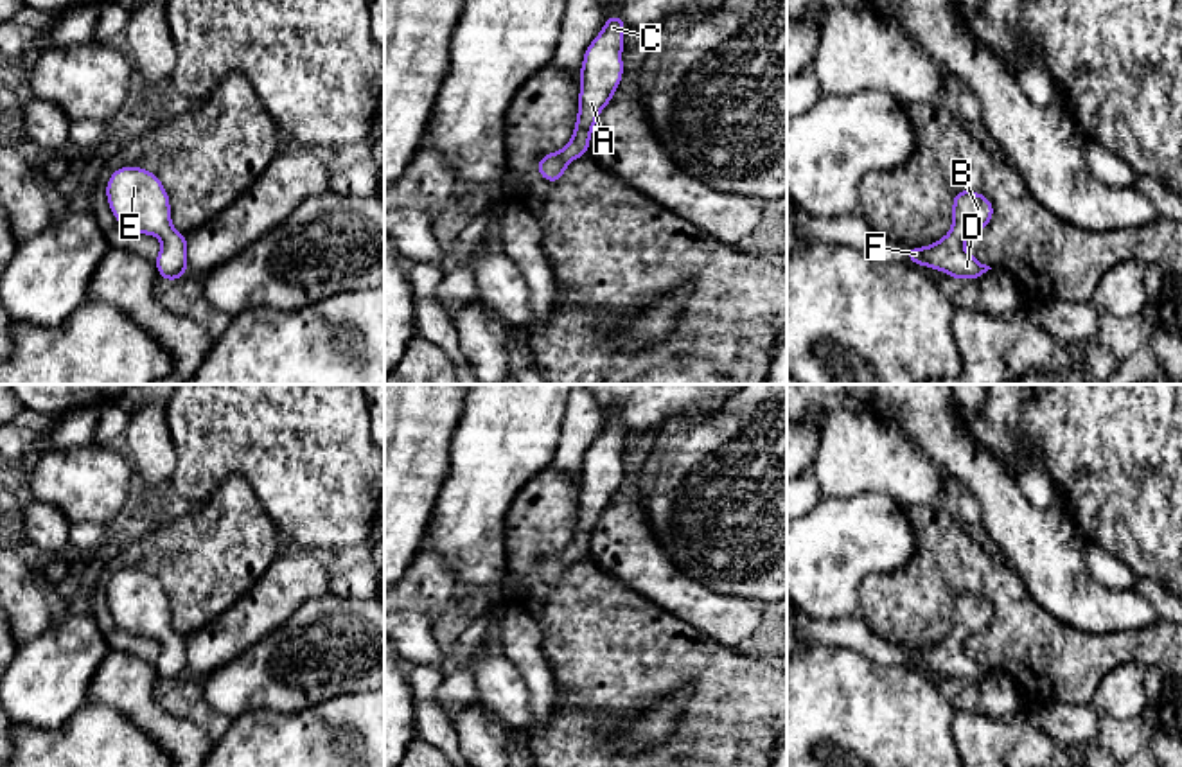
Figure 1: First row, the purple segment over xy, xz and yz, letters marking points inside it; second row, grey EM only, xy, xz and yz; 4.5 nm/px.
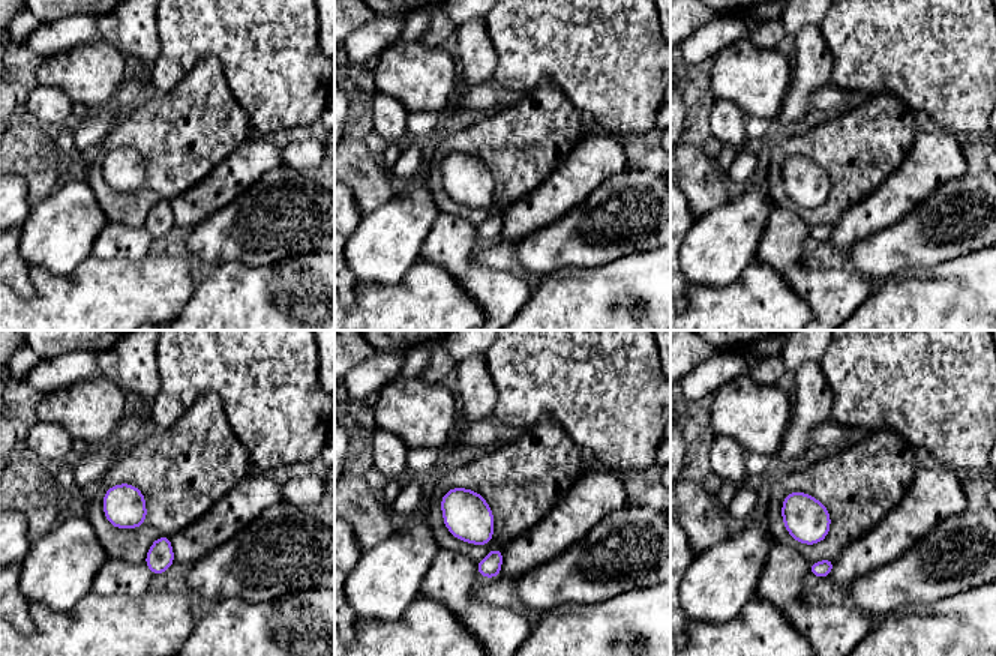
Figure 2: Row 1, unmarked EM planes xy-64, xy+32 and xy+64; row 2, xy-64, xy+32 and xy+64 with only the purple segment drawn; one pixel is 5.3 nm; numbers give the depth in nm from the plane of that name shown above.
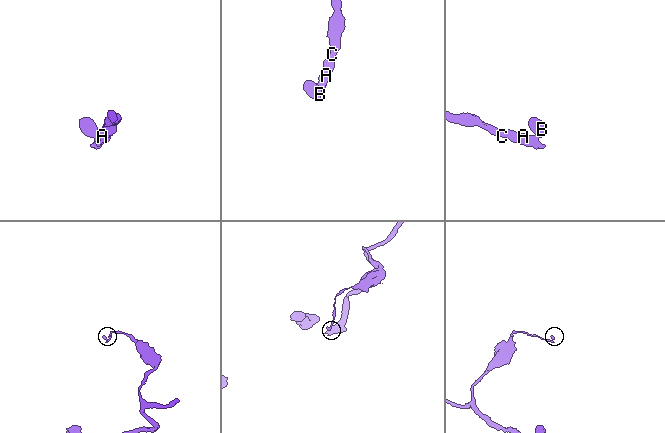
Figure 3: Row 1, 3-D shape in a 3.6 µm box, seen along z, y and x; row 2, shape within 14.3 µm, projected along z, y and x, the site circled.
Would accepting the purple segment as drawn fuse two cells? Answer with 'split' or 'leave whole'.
leave whole

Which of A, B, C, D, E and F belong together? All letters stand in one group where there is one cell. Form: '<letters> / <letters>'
A B C D E F

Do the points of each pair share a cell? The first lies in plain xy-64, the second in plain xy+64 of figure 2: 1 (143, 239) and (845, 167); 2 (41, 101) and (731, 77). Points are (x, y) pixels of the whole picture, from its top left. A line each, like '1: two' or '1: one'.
1: two
2: two

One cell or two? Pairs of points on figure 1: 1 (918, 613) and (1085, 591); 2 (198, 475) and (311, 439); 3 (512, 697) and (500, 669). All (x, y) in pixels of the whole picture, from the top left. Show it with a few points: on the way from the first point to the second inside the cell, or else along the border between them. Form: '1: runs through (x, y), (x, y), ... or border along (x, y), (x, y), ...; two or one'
1: border along (1008, 564), (1026, 591), (1067, 624); two
2: runs through (227, 446), (234, 439), (282, 439); one
3: runs through (505, 690), (500, 685), (500, 676); one

